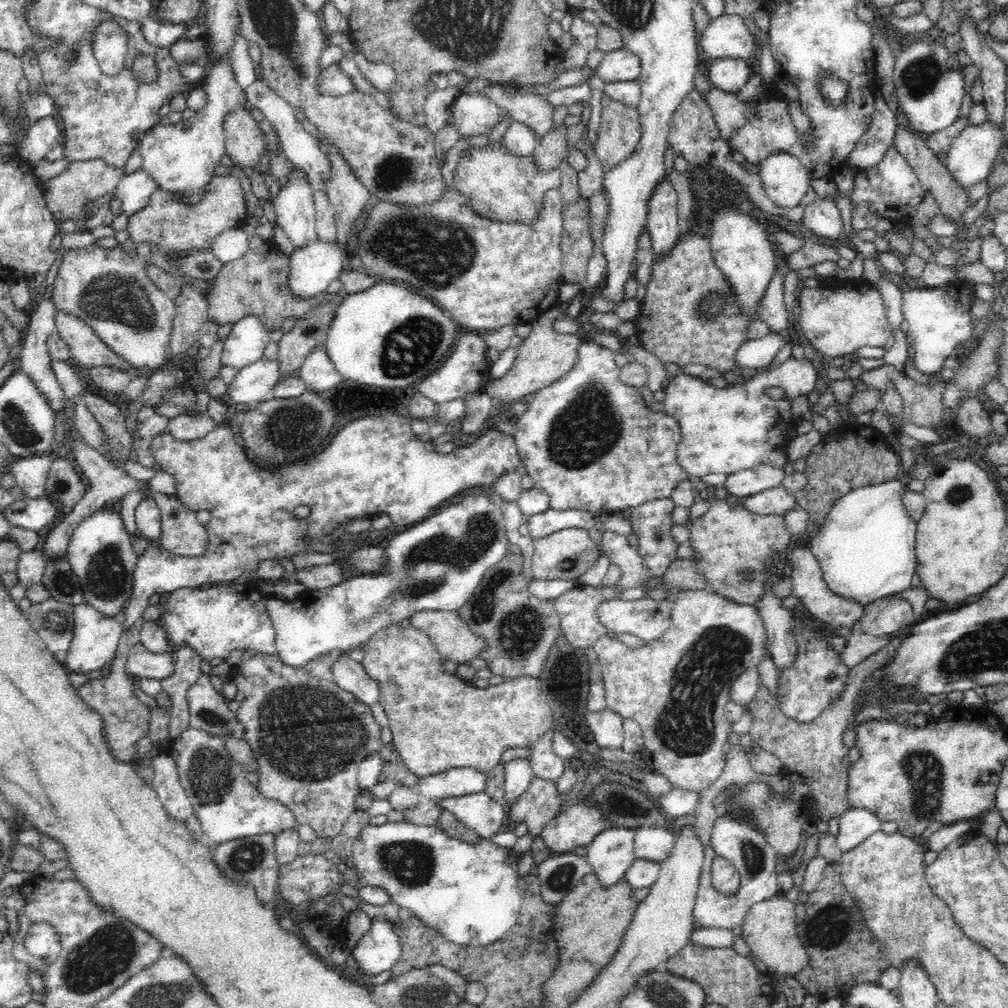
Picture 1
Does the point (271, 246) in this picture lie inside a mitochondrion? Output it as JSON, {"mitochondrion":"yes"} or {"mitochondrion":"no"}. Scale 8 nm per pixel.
{"mitochondrion":"no"}

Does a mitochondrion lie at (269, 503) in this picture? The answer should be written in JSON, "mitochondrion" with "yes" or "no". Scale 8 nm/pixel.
{"mitochondrion":"no"}

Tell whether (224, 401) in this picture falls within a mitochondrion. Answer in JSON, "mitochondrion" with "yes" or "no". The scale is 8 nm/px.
{"mitochondrion":"no"}

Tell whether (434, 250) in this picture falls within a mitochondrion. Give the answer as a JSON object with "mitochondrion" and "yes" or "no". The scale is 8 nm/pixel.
{"mitochondrion":"yes"}

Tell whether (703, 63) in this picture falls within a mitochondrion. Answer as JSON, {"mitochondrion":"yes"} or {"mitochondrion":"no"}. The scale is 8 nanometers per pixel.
{"mitochondrion":"no"}

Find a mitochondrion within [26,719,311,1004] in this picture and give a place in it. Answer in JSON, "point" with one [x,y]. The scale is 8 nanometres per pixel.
{"point":[103,956]}

